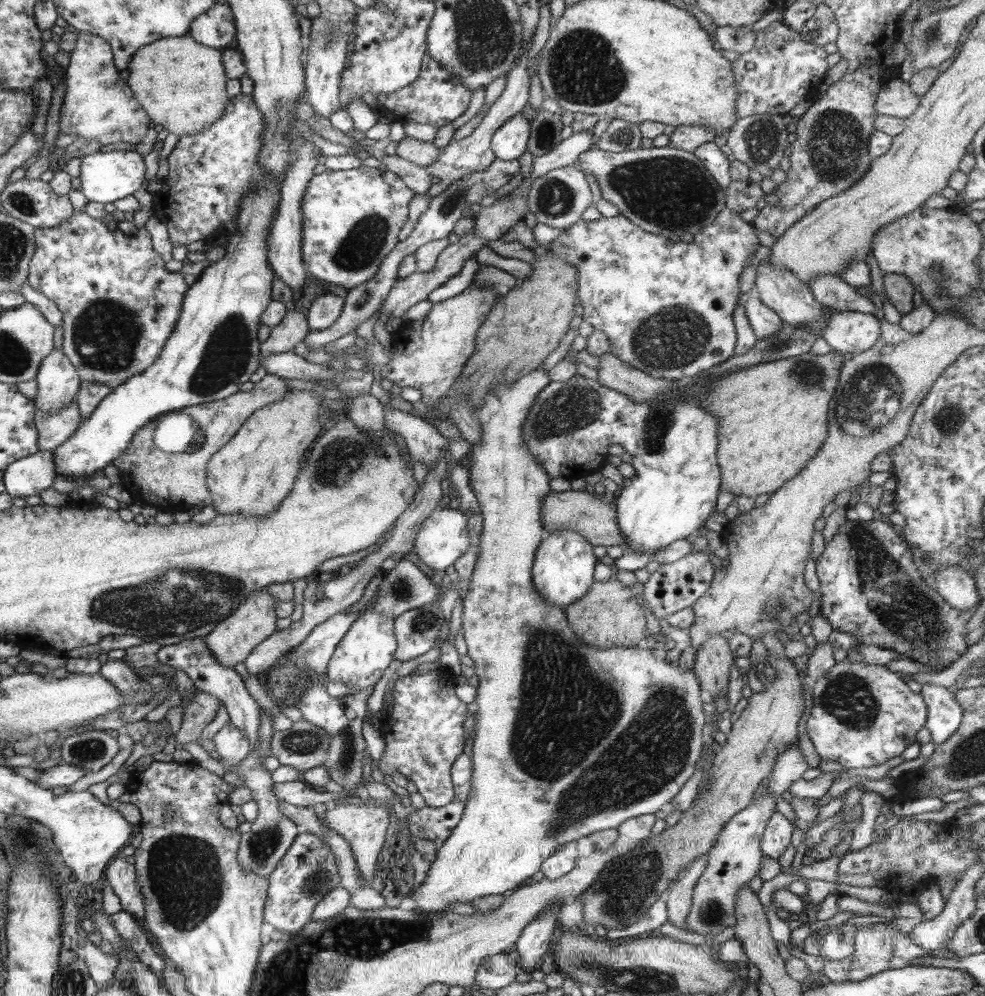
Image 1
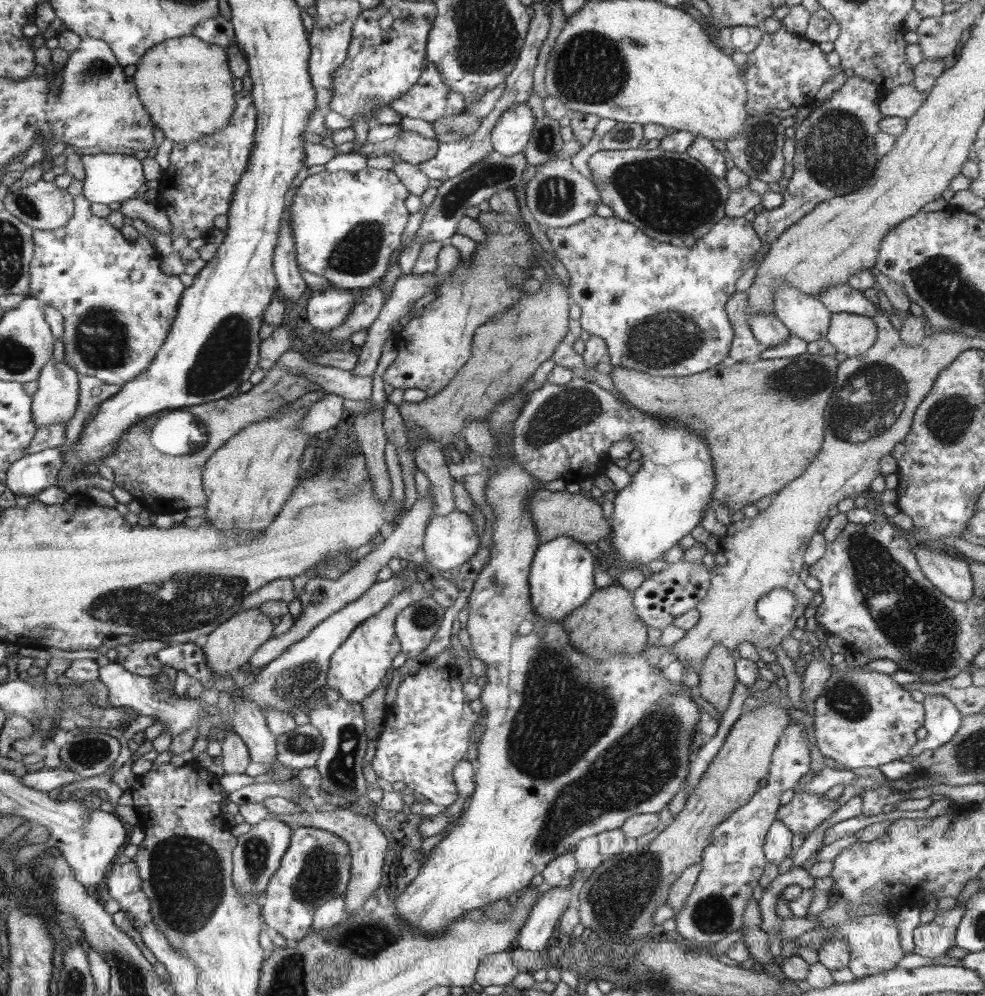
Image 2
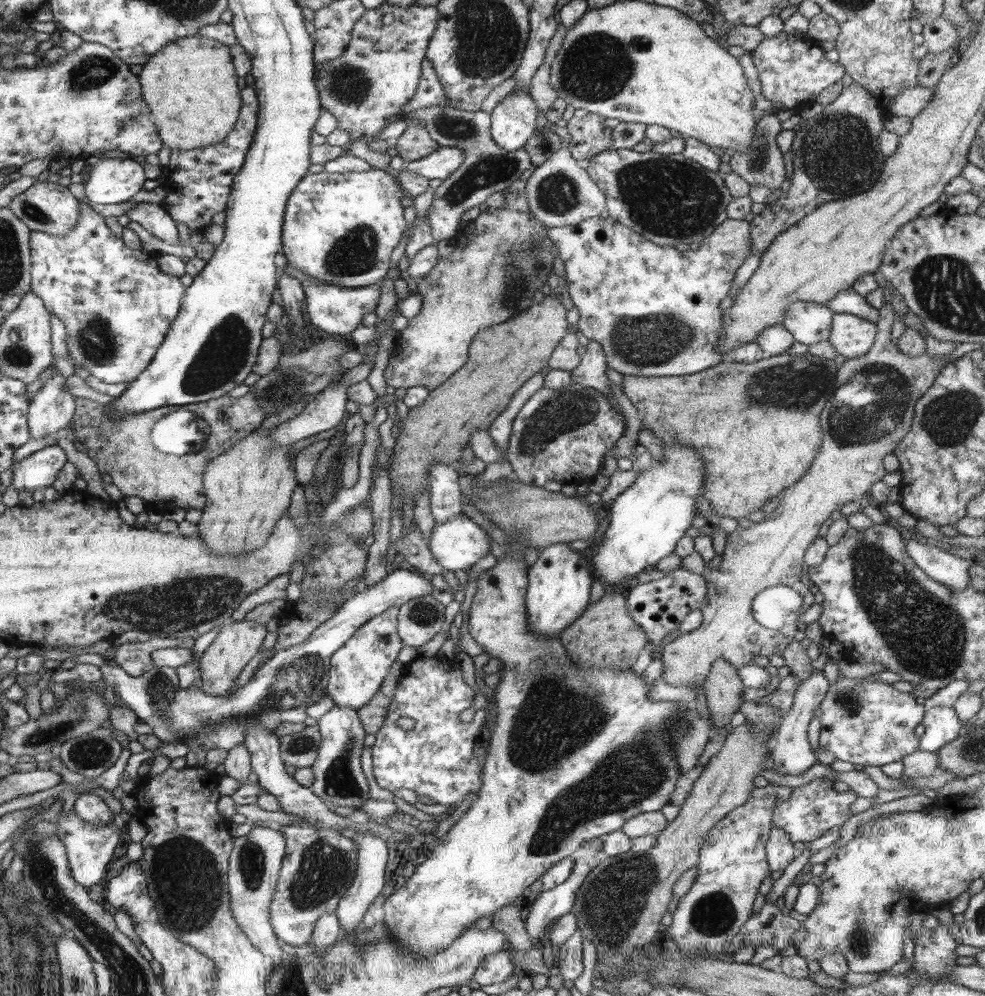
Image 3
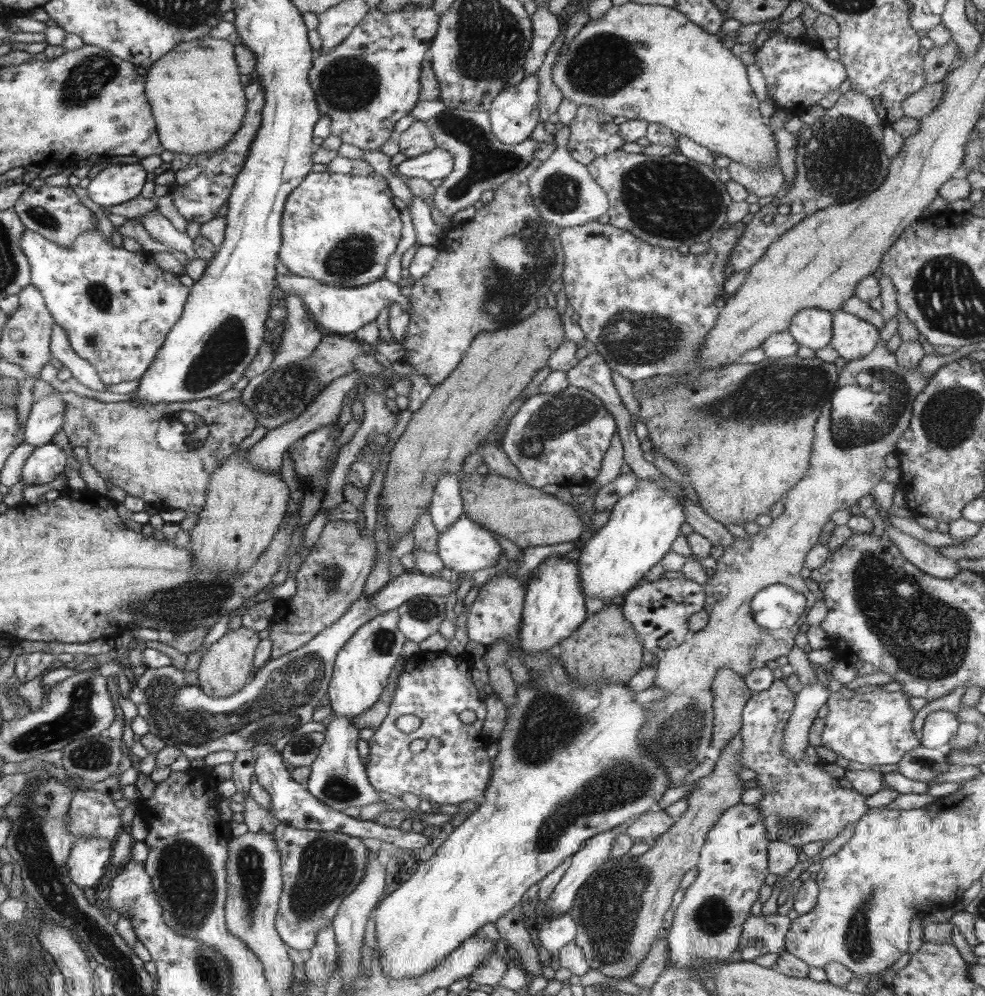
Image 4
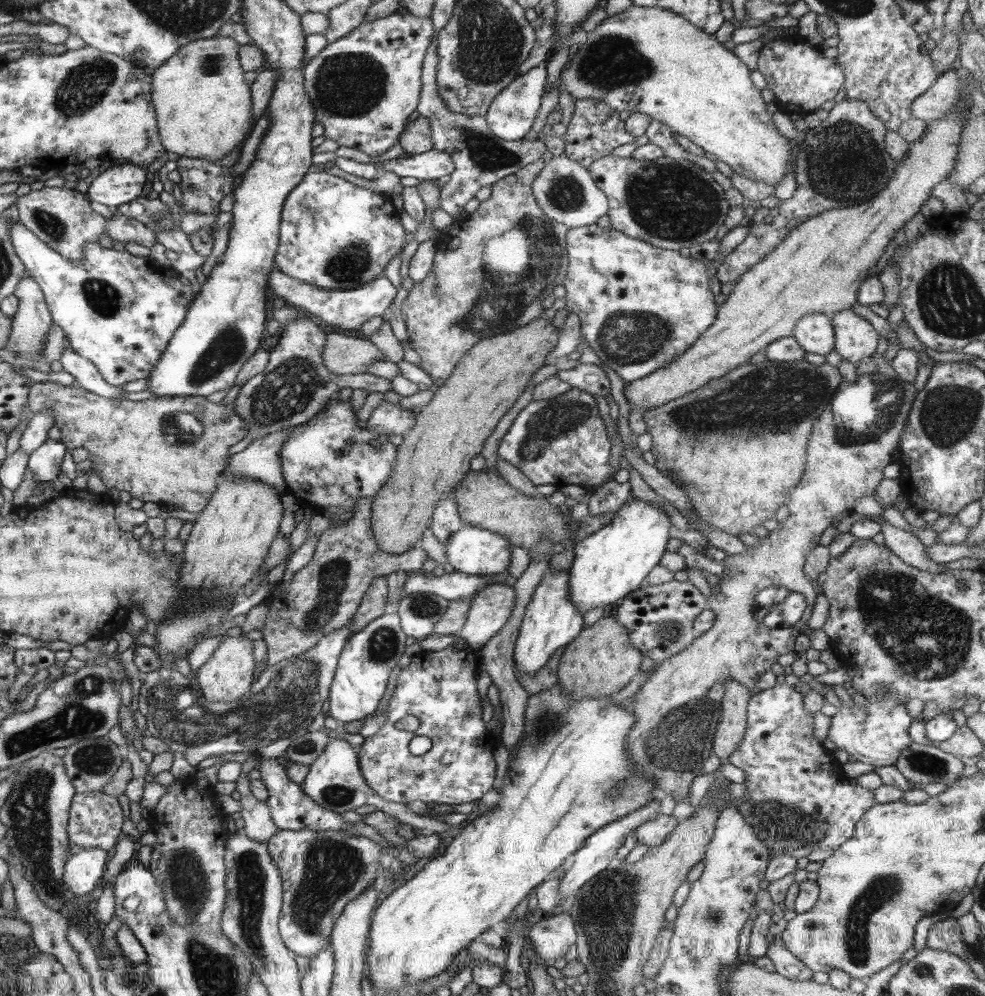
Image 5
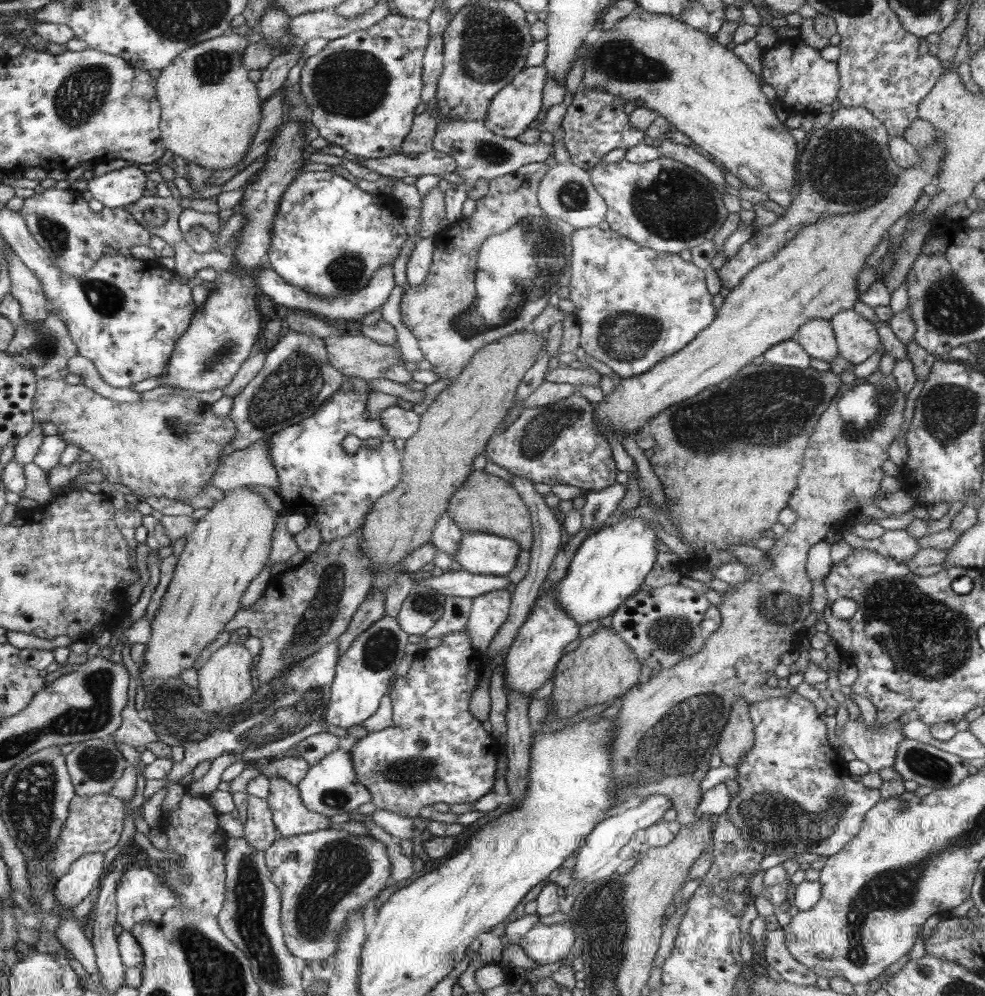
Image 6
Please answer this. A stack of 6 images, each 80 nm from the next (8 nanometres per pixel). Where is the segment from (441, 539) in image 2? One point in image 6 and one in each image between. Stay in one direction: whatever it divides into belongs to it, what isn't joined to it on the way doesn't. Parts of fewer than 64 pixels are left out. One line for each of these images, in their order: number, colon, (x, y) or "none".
3: (458, 544)
4: (466, 547)
5: (472, 550)
6: (479, 552)

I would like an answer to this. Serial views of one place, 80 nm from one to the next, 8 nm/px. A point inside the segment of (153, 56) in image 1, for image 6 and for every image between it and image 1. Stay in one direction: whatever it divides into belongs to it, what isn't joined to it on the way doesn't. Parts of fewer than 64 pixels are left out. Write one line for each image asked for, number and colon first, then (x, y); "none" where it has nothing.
2: (185, 83)
3: (191, 87)
4: (195, 91)
5: (205, 109)
6: (211, 111)

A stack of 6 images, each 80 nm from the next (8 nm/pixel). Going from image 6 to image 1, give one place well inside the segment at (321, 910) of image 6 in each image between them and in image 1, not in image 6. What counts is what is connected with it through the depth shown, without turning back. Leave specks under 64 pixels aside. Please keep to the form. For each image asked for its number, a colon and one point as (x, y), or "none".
1: (309, 871)
2: (317, 867)
3: (319, 866)
4: (321, 868)
5: (321, 873)

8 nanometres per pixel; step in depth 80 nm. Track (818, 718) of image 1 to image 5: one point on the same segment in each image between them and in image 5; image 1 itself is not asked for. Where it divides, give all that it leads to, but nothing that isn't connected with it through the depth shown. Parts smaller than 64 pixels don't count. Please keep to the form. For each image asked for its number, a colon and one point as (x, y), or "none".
2: (863, 718)
3: (869, 722)
4: (876, 728)
5: (876, 735)

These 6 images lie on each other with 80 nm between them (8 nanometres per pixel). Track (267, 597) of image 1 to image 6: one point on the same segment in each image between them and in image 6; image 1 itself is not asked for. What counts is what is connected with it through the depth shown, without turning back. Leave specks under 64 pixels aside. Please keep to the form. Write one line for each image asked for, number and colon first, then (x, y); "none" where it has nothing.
2: (230, 645)
3: (237, 643)
4: (225, 667)
5: (227, 676)
6: (224, 679)

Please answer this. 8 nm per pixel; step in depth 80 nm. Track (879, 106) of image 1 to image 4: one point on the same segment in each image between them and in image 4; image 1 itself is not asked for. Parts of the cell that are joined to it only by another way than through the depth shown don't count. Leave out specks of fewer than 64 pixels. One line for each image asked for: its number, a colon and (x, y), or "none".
2: (904, 101)
3: (910, 102)
4: (923, 102)

